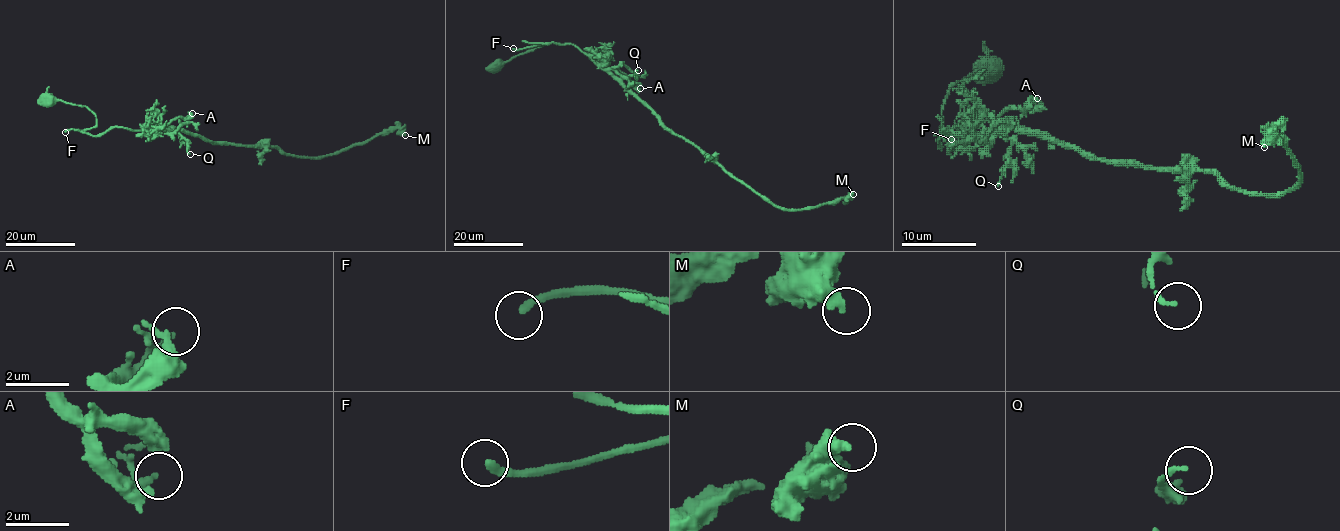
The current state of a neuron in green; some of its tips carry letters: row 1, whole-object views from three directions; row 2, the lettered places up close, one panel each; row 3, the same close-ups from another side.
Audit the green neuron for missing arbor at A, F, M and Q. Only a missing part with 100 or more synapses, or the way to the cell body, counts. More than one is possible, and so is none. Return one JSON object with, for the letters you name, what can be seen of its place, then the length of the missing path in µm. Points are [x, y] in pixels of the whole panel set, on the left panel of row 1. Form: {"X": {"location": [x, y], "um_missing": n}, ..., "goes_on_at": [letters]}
{"goes_on_at": []}

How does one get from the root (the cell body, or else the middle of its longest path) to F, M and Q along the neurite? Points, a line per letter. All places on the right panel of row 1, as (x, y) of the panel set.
F: (990, 70), (971, 73), (949, 90), (941, 107), (941, 128), (947, 135), (953, 133), (951, 139)
M: (990, 70), (949, 90), (940, 149), (941, 128), (1032, 130), (1293, 188), (1289, 150), (1274, 132), (1264, 147)
Q: (990, 70), (949, 90), (940, 149), (938, 143), (941, 128), (953, 135), (1007, 137), (1011, 152), (998, 186)

